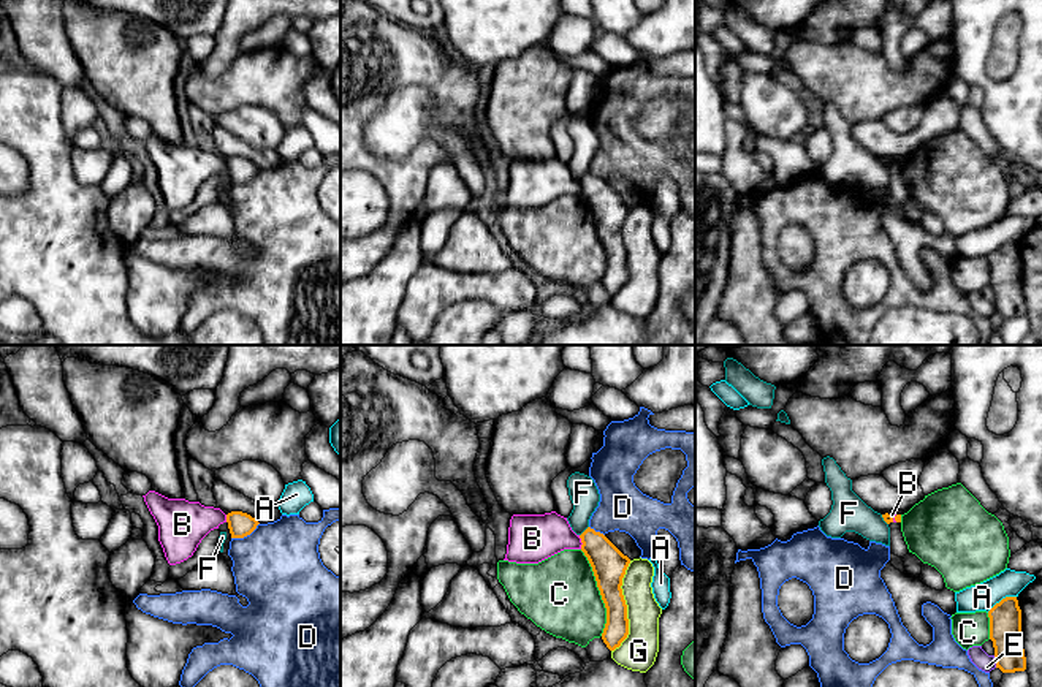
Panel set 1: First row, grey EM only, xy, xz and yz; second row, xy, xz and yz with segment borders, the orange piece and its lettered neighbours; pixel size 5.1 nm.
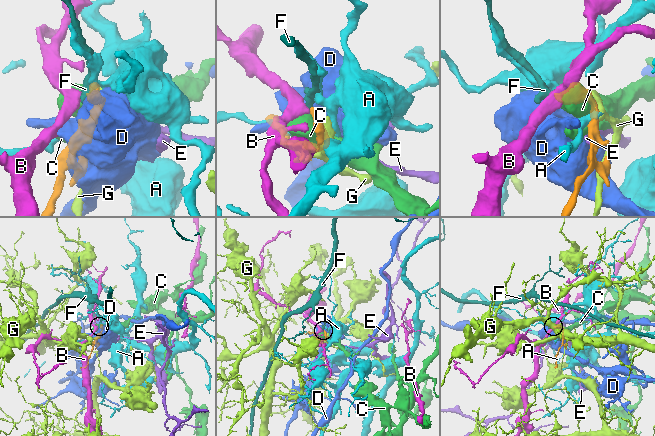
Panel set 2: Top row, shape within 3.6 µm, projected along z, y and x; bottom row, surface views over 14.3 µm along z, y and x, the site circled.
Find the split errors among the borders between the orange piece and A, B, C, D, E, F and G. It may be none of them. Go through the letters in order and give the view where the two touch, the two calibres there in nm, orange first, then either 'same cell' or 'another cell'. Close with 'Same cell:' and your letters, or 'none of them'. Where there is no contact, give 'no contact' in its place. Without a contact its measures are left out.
A: yz | 160/140 nm | another cell
B: xz | 180/240 nm | another cell
C: xz | 180/380 nm | another cell
D: xy | 130/440 nm | another cell
E: yz | 160/90 nm | another cell
F: xz | 180/150 nm | another cell
G: xz | 180/190 nm | another cell
Same cell: none of them

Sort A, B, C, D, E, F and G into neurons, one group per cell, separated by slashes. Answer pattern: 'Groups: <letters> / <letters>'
Groups: A / B / C / D / E / F / G

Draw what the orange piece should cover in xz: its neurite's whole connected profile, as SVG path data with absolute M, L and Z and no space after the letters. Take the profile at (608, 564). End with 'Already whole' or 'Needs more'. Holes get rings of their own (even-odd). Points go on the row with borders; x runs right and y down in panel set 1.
M588 527L581 535L581 551L588 557L602 600L607 608L607 624L602 640L614 651L629 635L627 605L622 595L622 578L630 564L603 533Z. Already whole

